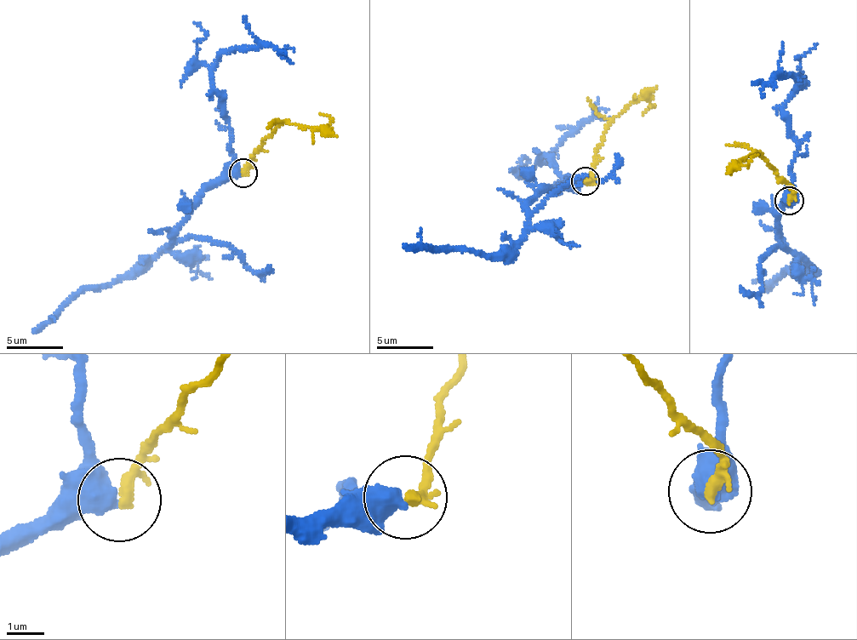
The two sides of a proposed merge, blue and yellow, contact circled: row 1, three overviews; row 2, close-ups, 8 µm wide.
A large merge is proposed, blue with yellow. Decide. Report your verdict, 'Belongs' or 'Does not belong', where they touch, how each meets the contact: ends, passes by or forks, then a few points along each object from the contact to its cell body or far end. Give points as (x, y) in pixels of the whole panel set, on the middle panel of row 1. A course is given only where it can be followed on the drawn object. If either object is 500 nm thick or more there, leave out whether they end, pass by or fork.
Does not belong. Place: (585, 180). Course of blue: (585, 180), (568, 180), (534, 197), (528, 208), (530, 222), (518, 241), (497, 253), (404, 245). Course of yellow: (585, 180), (590, 174), (595, 151), (610, 122), (641, 99), (652, 105), (642, 115)

